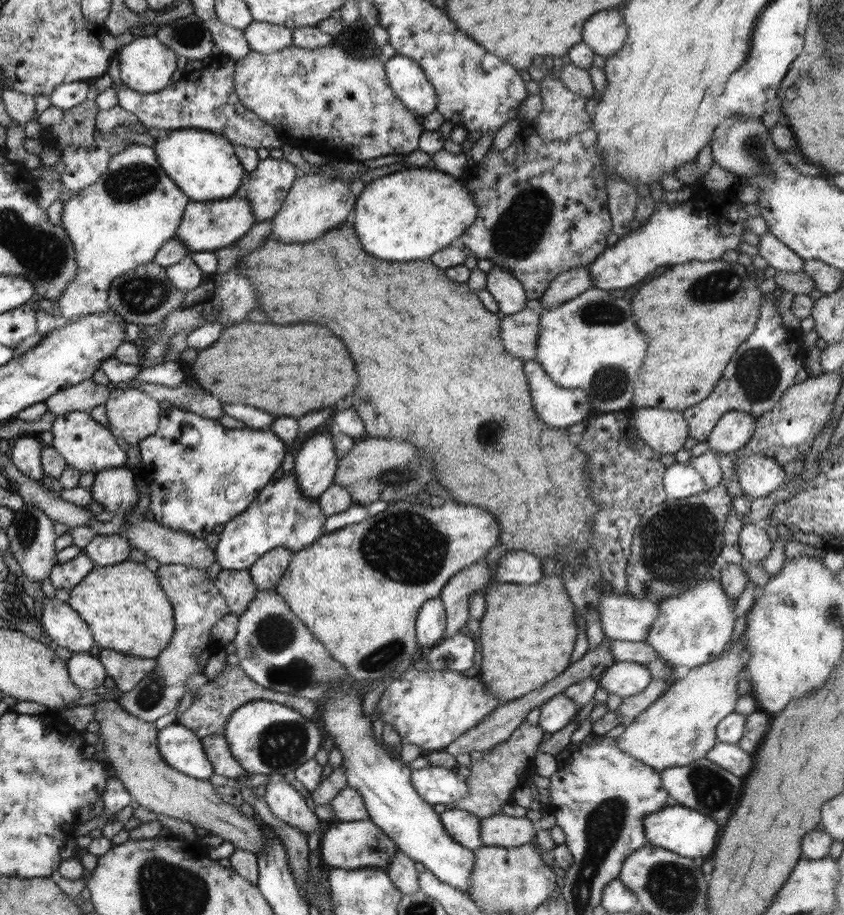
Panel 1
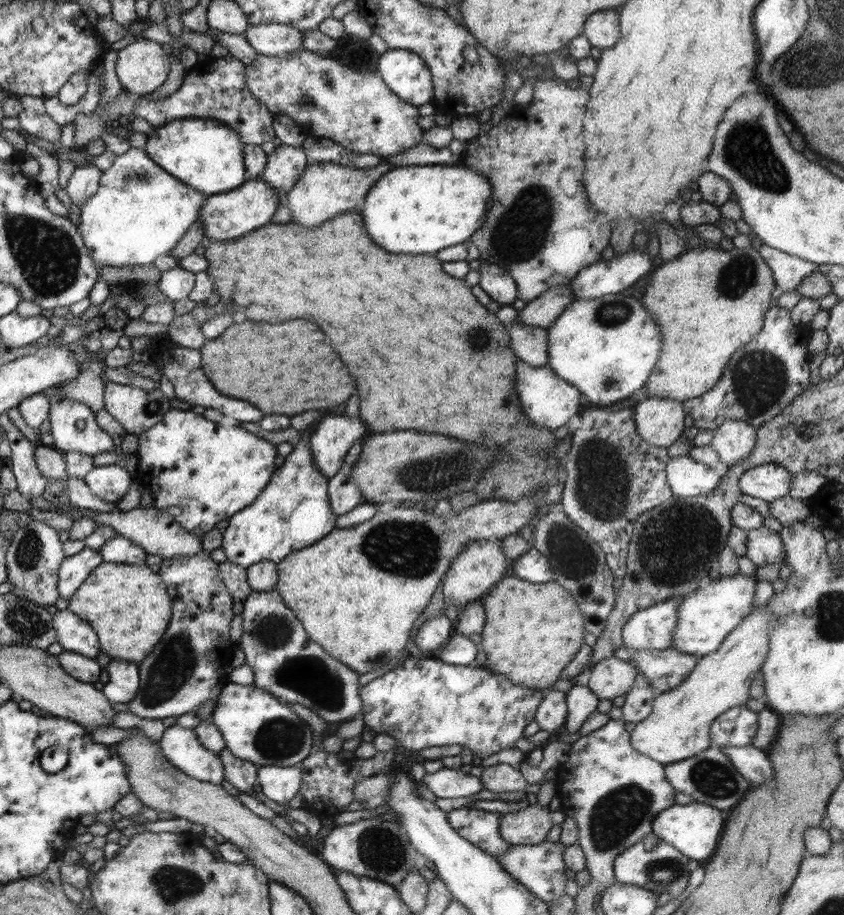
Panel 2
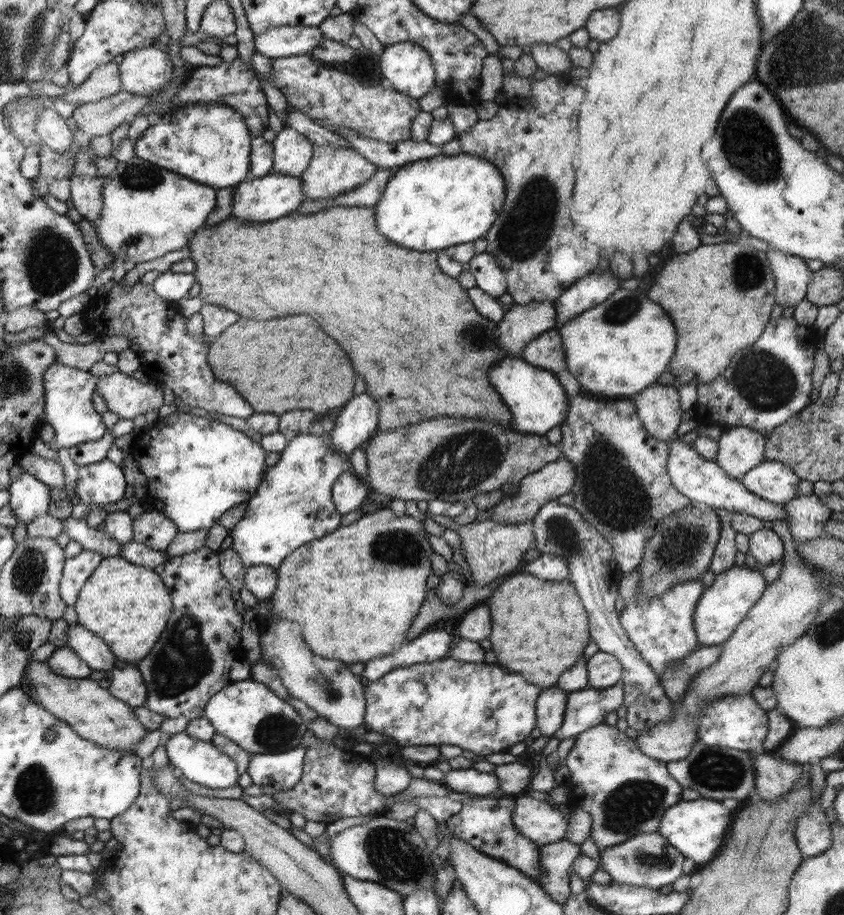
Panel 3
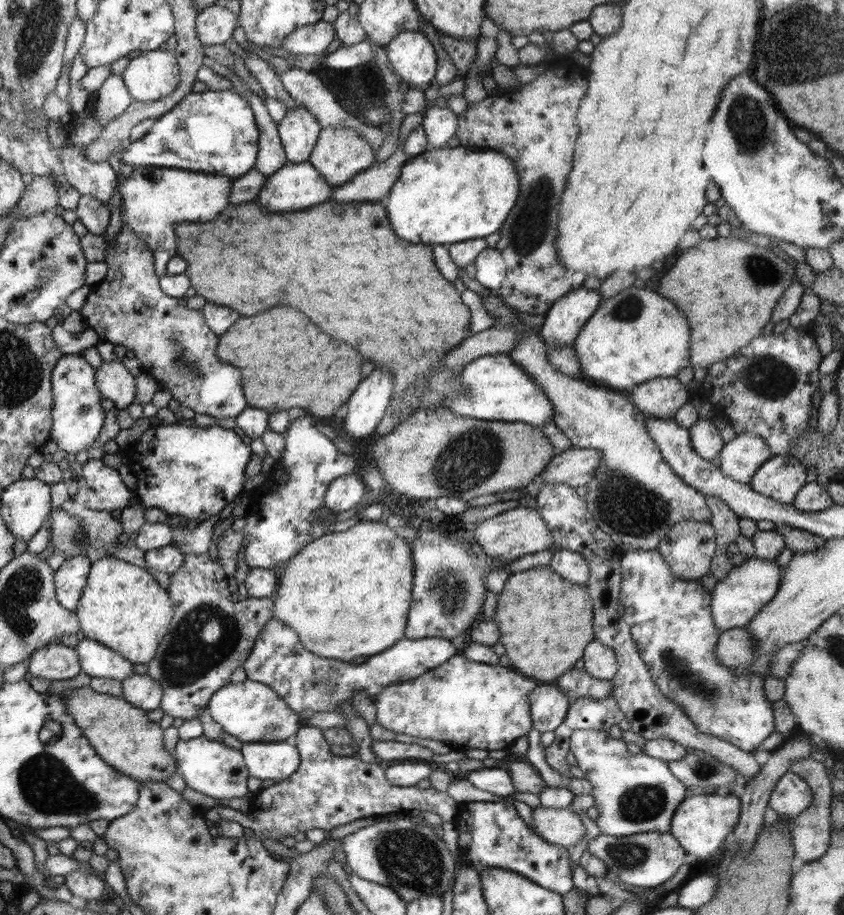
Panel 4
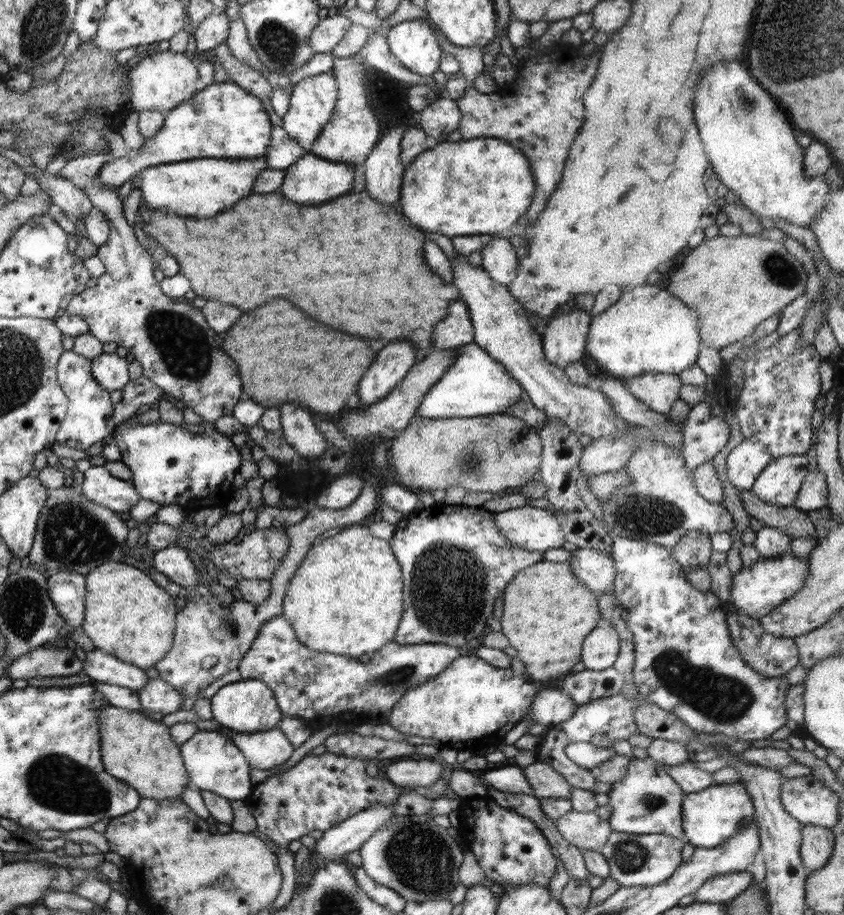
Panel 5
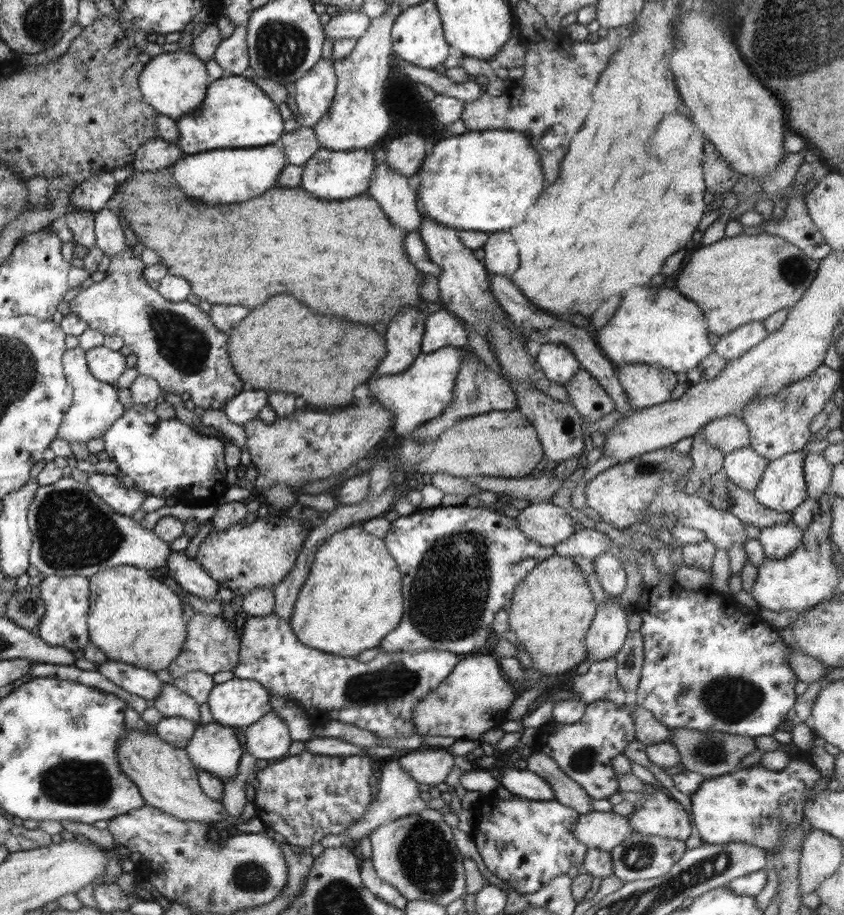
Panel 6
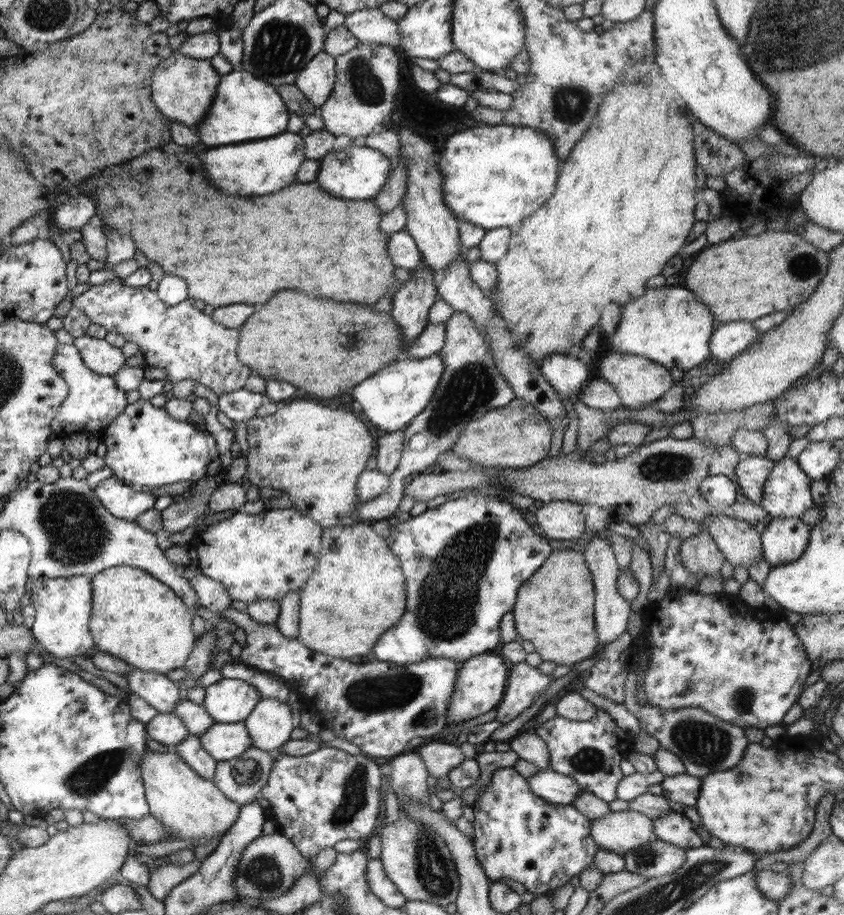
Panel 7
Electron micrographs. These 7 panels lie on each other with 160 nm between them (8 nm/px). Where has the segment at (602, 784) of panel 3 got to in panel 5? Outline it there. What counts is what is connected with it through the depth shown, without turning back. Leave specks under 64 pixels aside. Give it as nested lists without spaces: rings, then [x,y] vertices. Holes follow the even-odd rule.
[[[632,758],[626,776],[612,783],[609,804],[612,807],[610,824],[614,831],[633,835],[664,834],[684,839],[682,805],[686,793],[666,773],[666,764],[648,759]]]

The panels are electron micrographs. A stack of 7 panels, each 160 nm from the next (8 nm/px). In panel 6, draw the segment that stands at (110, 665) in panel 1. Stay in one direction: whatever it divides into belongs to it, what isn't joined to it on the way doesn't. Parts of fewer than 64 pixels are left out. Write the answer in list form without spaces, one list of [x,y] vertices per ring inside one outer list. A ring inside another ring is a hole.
[[[164,684],[160,696],[150,704],[154,705],[164,717],[179,716],[201,724],[200,709],[197,701],[188,693],[182,692],[173,685]]]

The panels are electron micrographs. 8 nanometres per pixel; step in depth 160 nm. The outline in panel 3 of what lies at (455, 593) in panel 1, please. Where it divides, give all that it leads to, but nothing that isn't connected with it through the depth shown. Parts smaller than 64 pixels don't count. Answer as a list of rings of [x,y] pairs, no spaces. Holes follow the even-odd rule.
[[[436,515],[431,520],[456,531],[462,541],[463,554],[470,572],[476,580],[476,587],[489,584],[492,580],[520,568],[524,564],[524,553],[534,549],[534,521],[531,520],[508,524],[486,519],[485,521],[475,520],[466,525],[460,525],[454,521],[454,518],[443,515]]]

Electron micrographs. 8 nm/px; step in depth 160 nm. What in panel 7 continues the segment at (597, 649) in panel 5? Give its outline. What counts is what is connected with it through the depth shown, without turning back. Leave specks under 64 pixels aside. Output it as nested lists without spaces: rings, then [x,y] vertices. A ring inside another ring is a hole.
[[[593,538],[582,553],[585,556],[585,561],[590,569],[594,583],[595,629],[597,630],[600,648],[602,648],[627,632],[628,617],[632,614],[632,609],[630,608],[631,602],[619,593],[617,580],[621,568],[618,567],[614,549],[610,548],[608,540]]]

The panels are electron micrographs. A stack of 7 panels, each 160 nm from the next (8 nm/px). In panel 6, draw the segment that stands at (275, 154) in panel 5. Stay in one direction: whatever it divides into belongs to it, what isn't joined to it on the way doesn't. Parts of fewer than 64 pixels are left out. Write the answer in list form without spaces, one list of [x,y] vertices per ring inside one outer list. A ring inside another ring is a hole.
[[[300,127],[294,132],[284,133],[278,144],[286,153],[287,164],[298,166],[306,164],[322,148],[314,129],[310,127]]]

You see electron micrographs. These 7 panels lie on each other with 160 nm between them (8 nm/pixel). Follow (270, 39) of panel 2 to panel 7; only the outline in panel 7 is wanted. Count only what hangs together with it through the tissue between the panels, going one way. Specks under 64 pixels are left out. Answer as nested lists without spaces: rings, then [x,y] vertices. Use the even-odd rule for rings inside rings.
[[[380,9],[357,10],[346,15],[343,25],[364,44],[383,44],[396,47],[401,44],[398,21],[386,16]]]

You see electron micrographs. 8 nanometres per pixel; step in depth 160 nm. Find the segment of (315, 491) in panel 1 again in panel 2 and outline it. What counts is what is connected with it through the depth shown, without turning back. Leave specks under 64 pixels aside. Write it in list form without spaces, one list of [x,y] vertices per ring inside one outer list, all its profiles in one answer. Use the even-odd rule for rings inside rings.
[[[326,416],[306,434],[316,468],[330,480],[345,465],[345,456],[354,443],[364,441],[367,424],[352,416]]]

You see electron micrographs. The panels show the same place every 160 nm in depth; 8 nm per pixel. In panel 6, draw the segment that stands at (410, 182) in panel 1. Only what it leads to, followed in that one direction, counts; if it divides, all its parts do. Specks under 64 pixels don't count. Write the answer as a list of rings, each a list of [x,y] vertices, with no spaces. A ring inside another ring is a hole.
[[[506,129],[467,130],[464,134],[438,138],[413,180],[413,186],[417,192],[416,202],[422,214],[458,230],[487,233],[509,231],[518,224],[522,224],[527,215],[526,210],[538,201],[545,189],[545,183],[545,174],[538,151],[529,136]]]

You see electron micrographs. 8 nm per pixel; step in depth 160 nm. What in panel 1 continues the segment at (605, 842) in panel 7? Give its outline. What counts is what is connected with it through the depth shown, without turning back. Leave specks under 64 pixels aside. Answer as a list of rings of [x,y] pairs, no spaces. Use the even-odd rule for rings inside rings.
[[[504,813],[486,816],[481,820],[483,845],[514,848],[530,844],[539,827],[528,817],[508,816]]]

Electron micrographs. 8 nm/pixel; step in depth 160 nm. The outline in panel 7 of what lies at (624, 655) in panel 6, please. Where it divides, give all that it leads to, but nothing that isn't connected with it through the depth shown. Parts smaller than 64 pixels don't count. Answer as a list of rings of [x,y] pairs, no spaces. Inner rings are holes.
[[[635,652],[626,677],[624,706],[638,717],[641,728],[658,740],[659,745],[673,752],[684,763],[686,774],[701,778],[710,773],[732,769],[742,760],[743,752],[749,745],[744,729],[737,724],[726,722],[706,712],[703,708],[684,707],[679,709],[655,707],[654,704],[640,704],[635,697],[638,682],[637,664],[639,656]]]

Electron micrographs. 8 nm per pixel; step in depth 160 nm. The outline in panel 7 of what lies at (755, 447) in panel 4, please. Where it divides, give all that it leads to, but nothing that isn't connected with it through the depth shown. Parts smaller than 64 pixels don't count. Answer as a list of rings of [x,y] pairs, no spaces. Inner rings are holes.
[[[745,455],[736,465],[736,481],[743,494],[756,504],[760,504],[763,488],[770,471],[774,468],[774,460],[768,457]]]

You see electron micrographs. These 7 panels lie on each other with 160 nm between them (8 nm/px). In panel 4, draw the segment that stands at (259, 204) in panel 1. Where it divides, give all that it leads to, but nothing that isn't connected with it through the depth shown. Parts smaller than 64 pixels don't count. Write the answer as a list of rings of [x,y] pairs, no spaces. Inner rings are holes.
[[[293,99],[293,107],[278,123],[279,137],[287,156],[287,164],[309,160],[321,129],[318,119],[305,104]]]

